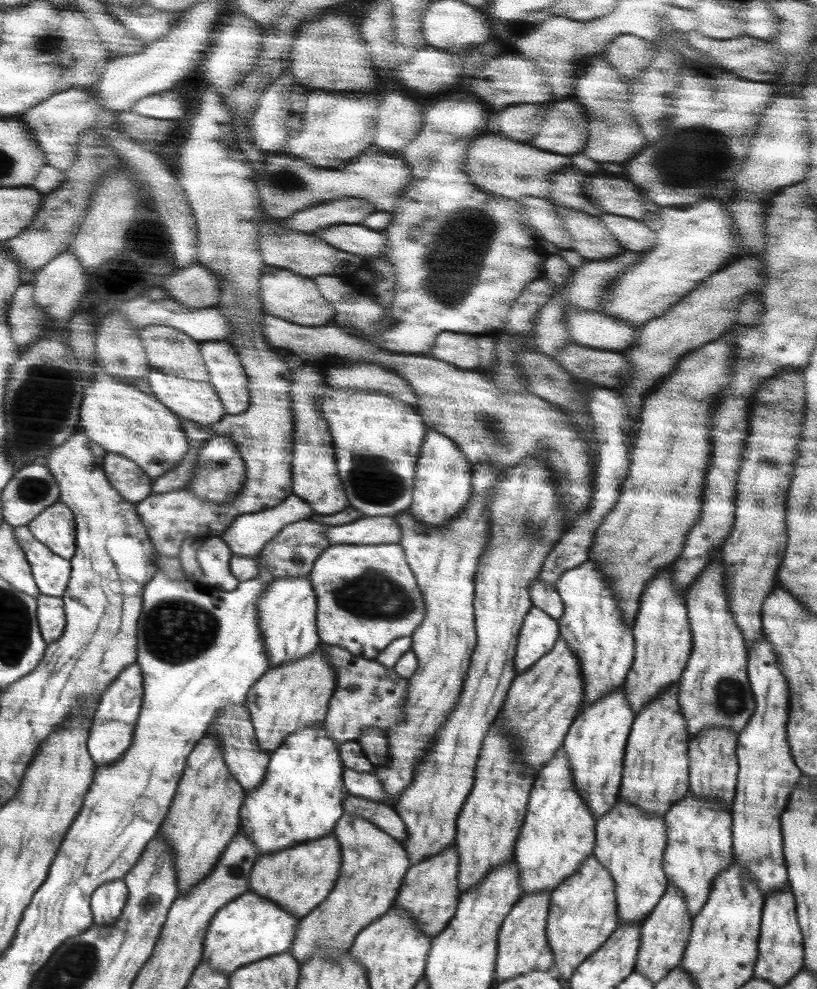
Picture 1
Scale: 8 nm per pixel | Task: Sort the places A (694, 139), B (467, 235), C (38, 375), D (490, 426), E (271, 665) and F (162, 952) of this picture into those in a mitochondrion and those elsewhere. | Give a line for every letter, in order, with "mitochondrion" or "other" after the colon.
A: mitochondrion
B: mitochondrion
C: mitochondrion
D: mitochondrion
E: other
F: other

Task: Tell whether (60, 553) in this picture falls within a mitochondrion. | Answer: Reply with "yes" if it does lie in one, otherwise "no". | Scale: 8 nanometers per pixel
no

